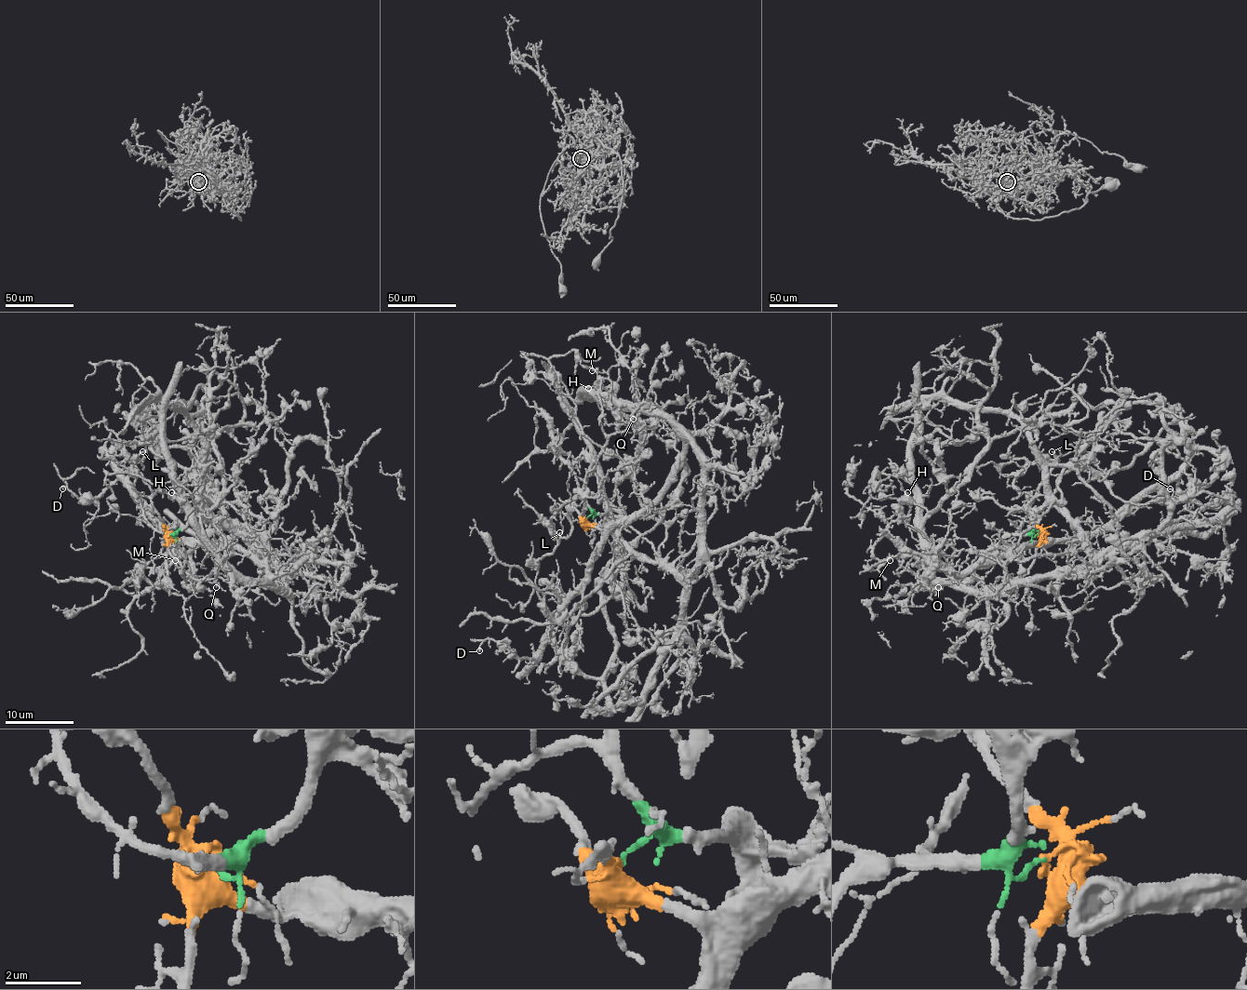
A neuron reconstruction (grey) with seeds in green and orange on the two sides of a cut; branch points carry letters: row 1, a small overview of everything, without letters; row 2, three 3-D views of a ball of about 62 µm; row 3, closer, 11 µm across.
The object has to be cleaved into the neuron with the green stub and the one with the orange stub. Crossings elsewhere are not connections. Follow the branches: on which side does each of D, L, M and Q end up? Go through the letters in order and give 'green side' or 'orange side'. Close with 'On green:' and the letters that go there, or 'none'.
D: orange side
L: green side
M: green side
Q: orange side
On green: L, M

